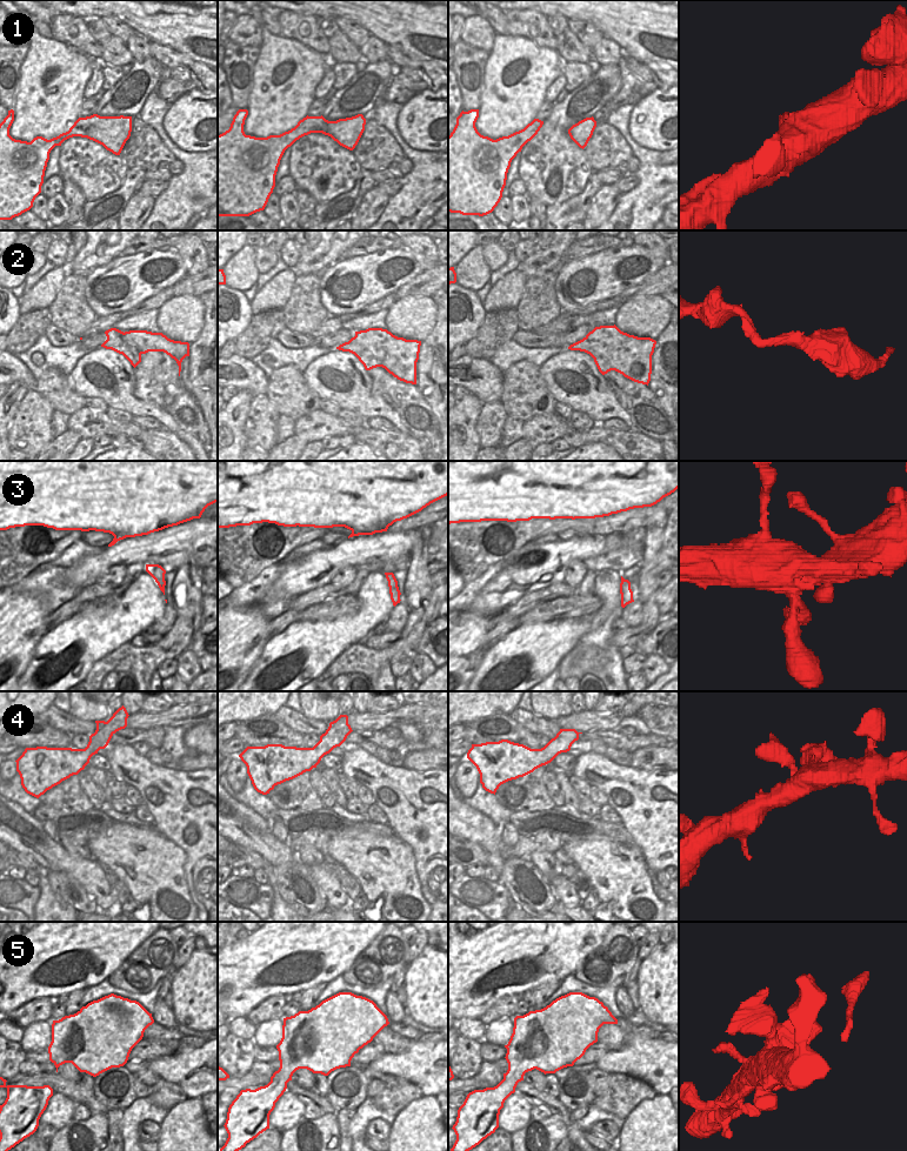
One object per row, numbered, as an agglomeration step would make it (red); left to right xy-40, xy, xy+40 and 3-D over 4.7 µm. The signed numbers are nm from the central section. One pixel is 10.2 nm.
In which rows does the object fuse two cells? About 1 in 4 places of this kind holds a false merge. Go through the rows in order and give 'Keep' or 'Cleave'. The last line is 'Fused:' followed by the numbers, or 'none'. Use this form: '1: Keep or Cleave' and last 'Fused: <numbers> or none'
1: Keep
2: Cleave
3: Keep
4: Keep
5: Keep
Fused: 2.

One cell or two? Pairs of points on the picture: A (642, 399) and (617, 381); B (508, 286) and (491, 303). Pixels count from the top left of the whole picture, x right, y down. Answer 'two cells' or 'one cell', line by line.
A: one cell
B: one cell

